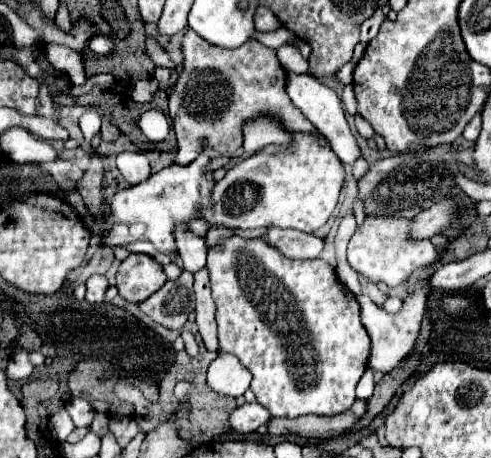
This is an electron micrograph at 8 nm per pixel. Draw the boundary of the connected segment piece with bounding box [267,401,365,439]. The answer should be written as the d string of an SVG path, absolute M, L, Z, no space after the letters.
M355 401L351 405L351 409L339 413L339 415L301 415L301 417L273 417L267 427L269 433L273 435L299 435L303 439L329 439L329 437L337 437L343 431L351 429L361 415L365 413L365 403L363 401Z

